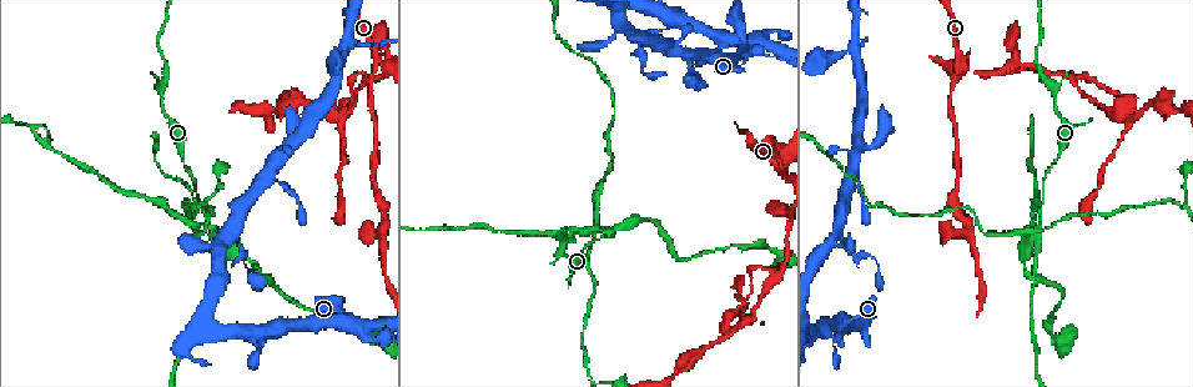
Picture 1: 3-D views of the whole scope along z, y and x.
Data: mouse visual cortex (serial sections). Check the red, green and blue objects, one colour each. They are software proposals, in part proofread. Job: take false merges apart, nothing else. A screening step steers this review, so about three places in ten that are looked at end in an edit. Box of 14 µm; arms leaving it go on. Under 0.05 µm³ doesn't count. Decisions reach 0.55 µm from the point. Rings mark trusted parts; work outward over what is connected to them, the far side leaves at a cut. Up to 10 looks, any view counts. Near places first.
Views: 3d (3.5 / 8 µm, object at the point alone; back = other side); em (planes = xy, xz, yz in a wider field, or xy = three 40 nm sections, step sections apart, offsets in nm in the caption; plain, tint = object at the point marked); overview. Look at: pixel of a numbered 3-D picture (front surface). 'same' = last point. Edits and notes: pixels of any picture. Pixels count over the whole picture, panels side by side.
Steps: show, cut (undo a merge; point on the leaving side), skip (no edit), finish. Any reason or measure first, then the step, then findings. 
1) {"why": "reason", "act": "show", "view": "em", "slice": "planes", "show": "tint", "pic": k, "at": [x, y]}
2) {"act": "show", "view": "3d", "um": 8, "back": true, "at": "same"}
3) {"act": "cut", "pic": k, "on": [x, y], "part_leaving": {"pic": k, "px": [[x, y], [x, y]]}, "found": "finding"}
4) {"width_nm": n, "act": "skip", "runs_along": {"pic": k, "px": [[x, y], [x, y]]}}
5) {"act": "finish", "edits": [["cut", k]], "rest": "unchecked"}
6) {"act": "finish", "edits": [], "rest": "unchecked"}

{"why": "thin neck", "act": "show", "view": "3d", "um": 8, "pic": 1, "at": [775, 29]}

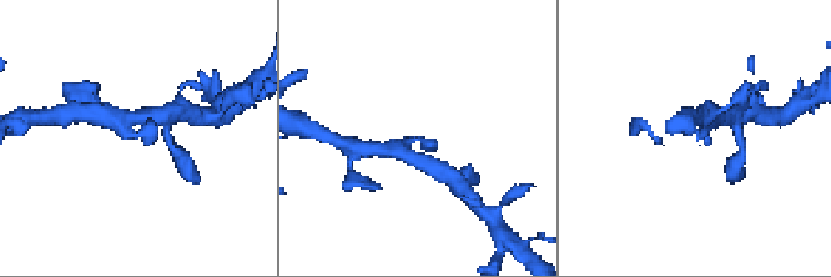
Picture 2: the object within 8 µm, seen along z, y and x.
{"act": "show", "view": "em", "slice": "xy", "step": 2, "show": "tint", "pic": 2, "at": [135, 137]}

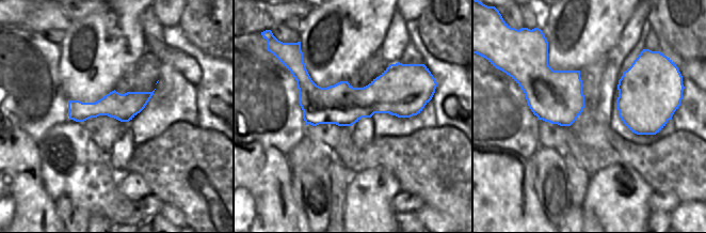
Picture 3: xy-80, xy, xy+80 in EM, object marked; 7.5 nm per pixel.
{"act": "skip", "found": "one cell here"}

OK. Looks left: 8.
{"why": "thick turns thin", "act": "show", "view": "3d", "um": 3.5, "pic": 1, "at": [608, 234]}

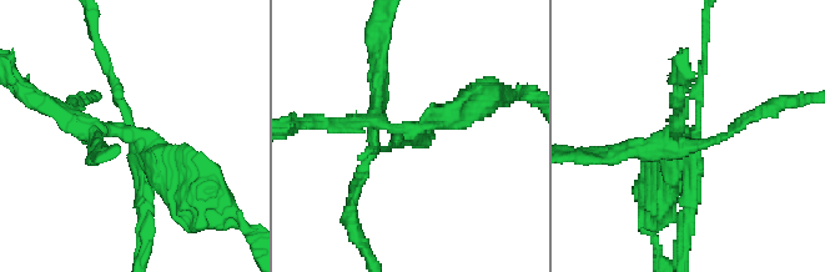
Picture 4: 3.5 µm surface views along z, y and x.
{"act": "show", "view": "em", "slice": "xy", "step": 2, "show": "tint", "pic": 4, "at": [691, 137]}

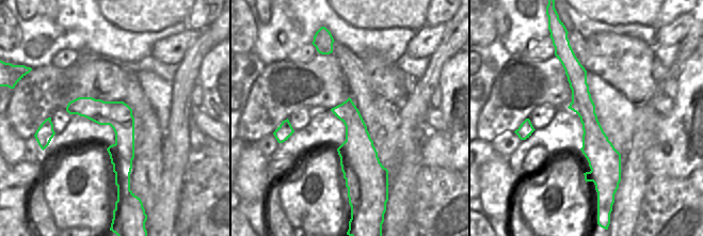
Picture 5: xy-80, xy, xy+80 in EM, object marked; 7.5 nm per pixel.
{"act": "cut", "pic": 4, "on": [91, 131], "part_leaving": {"pic": 4, "px": [[130, 135], [226, 211]]}, "found": "two cells meet here"}

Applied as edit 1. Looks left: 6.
{"why": "redraw", "act": "show", "view": "overview"}

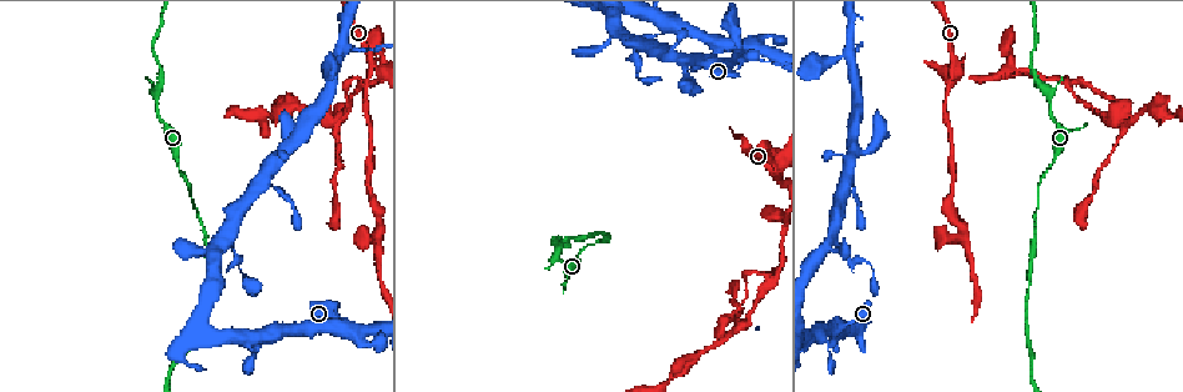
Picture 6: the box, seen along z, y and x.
{"why": "sudden change in width", "act": "show", "view": "3d", "um": 3.5, "pic": 6, "at": [156, 103]}

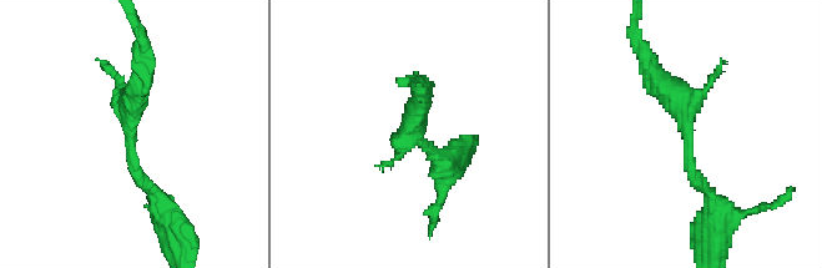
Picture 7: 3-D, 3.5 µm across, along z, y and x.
{"act": "show", "view": "em", "slice": "xy", "step": 3, "show": "tint", "pic": 7, "at": [129, 131]}

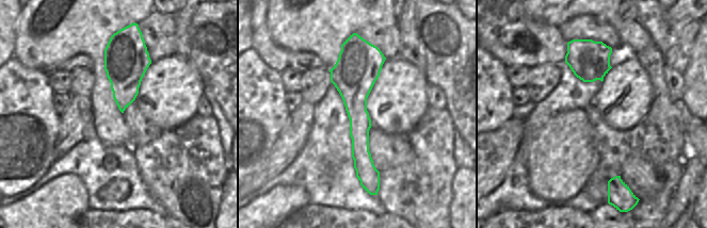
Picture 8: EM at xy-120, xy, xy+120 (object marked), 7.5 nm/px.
{"act": "skip", "runs_along": {"pic": 7, "px": [[715, 203], [650, 65]]}, "found": "all the same cell"}

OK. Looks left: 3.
{"why": "looks like a crossing", "act": "show", "view": "3d", "um": 3.5, "pic": 6, "at": [737, 56]}

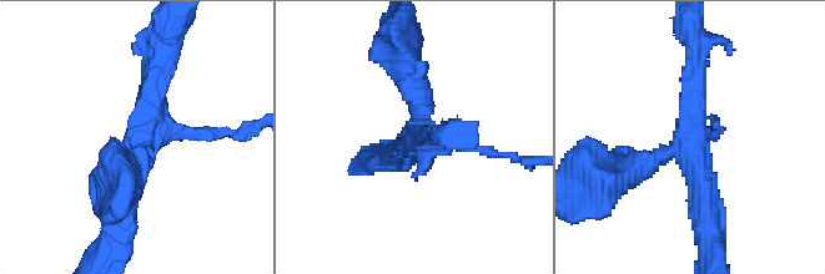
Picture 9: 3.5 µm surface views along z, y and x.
{"why": "shape alone is not enough", "act": "show", "view": "em", "slice": "planes", "show": "tint", "pic": 9, "at": [133, 145]}

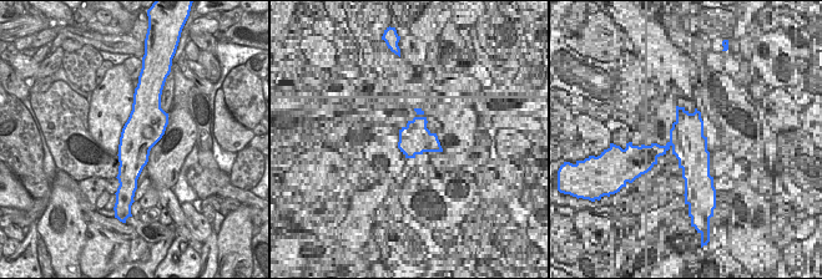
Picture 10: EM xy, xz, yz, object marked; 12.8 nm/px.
{"arm_widths_nm": [100, 300, 350, 350], "act": "skip", "found": "continuous, no second cell"}

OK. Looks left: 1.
{"act": "finish", "edits": [["cut", 4]], "rest": "unchecked"}

